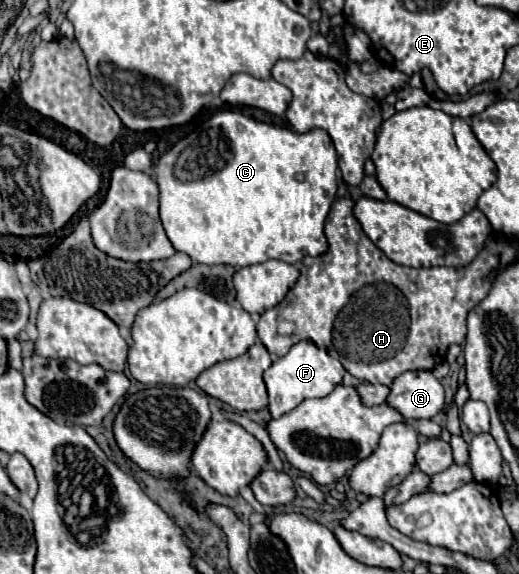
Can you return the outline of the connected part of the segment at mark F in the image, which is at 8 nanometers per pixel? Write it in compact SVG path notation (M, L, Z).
M301 341L289 349L285 357L279 357L265 373L263 381L269 393L269 413L273 419L293 411L301 401L311 397L325 397L329 395L343 379L345 369L343 365L333 359L327 351L319 349L311 341Z

